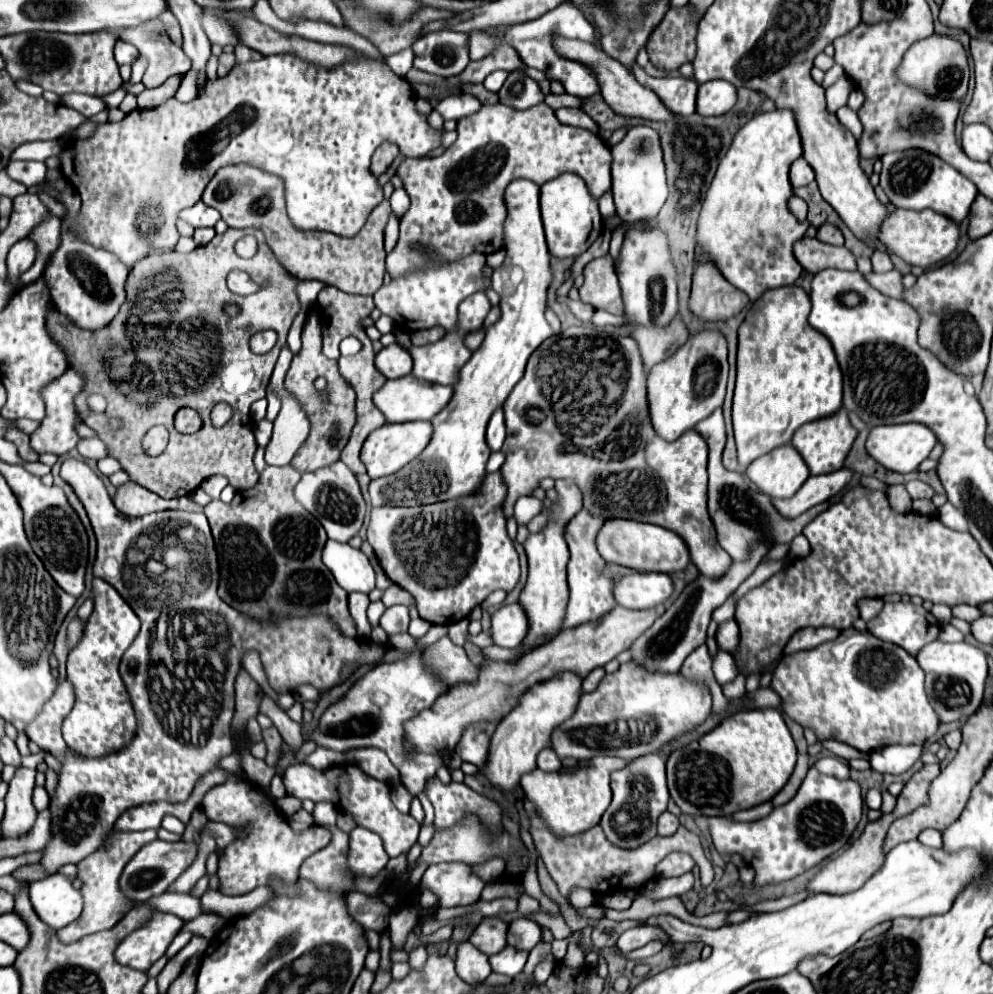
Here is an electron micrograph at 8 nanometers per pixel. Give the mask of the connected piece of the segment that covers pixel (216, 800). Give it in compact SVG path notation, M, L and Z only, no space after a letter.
M232 775L222 785L206 791L200 809L208 821L222 821L230 827L244 829L244 833L238 835L236 841L230 843L218 857L218 891L226 895L244 895L258 885L266 885L268 875L280 875L280 879L286 883L296 881L300 863L308 855L324 849L332 839L332 833L320 825L312 825L302 833L294 833L286 817L274 805L266 805L264 795L260 789L256 789L256 785Z

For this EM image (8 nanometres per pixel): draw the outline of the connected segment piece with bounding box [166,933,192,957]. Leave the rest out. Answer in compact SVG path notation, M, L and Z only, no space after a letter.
M178 933L178 935L174 937L174 941L170 943L166 955L168 955L168 957L174 957L174 955L176 955L176 953L190 941L190 937L192 937L192 933Z

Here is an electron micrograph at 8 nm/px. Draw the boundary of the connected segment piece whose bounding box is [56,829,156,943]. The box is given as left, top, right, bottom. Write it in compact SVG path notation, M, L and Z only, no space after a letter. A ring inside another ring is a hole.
M114 829L108 833L108 837L102 841L102 845L94 853L90 853L86 859L76 863L78 865L76 877L82 881L80 893L84 899L84 909L82 909L82 919L78 917L72 925L66 925L64 929L60 929L56 933L62 943L74 943L86 935L92 935L92 933L98 933L104 929L112 929L130 911L130 901L124 899L124 895L120 895L120 891L118 891L118 877L120 877L120 871L124 869L124 863L128 863L128 859L132 859L132 855L142 847L142 843L150 843L154 839L156 839L154 829L146 829L146 831L138 831L138 833Z

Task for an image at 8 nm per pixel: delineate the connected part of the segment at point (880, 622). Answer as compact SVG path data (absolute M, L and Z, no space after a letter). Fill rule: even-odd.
M886 603L878 617L868 621L868 631L882 641L904 647L916 655L926 643L936 639L940 623L922 605Z

